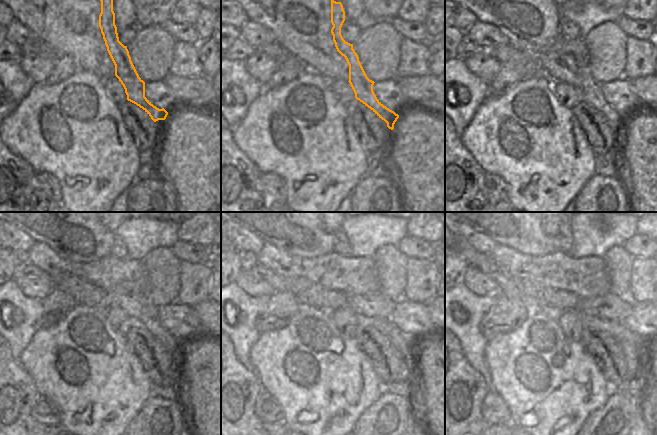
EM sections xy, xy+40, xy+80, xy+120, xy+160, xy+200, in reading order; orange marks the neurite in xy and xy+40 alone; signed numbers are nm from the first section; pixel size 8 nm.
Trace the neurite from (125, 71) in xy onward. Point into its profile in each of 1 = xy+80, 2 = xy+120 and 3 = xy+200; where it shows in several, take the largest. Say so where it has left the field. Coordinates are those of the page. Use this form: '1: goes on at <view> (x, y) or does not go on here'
1: goes on at xy+80 (591, 89)
2: goes on at xy+120 (177, 345)
3: goes on at xy+200 (642, 415)

